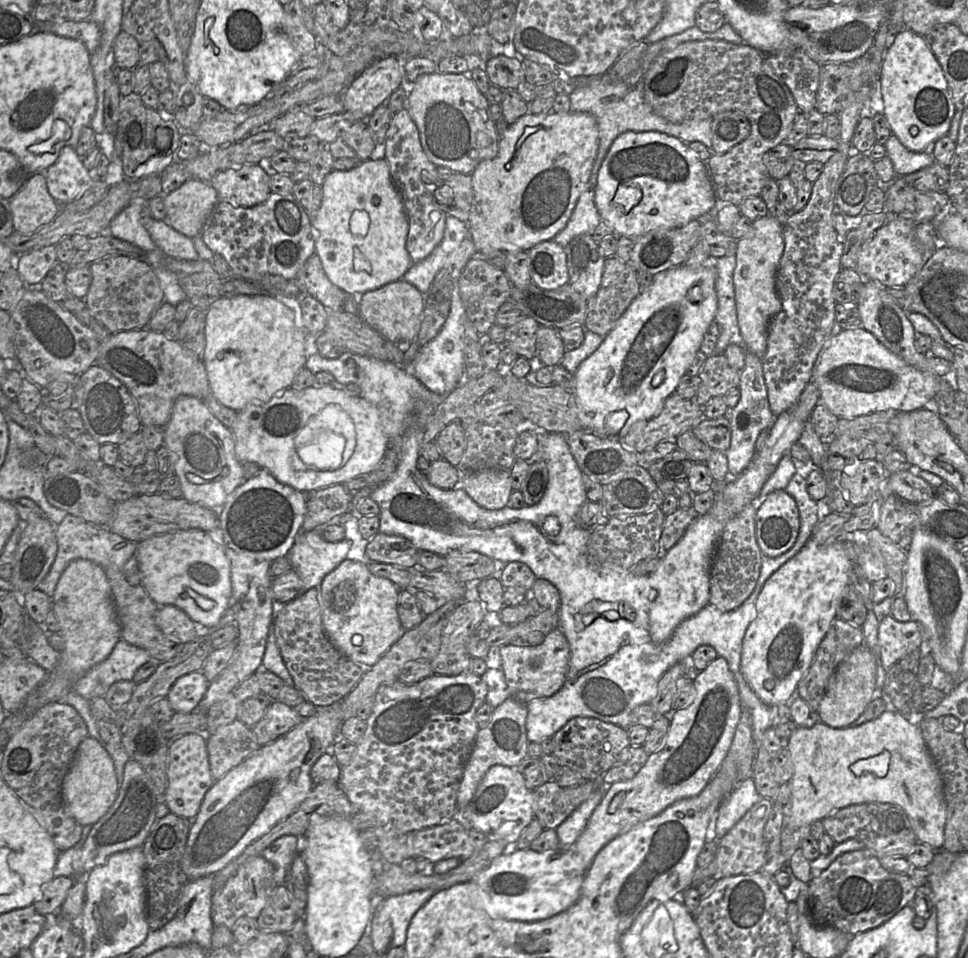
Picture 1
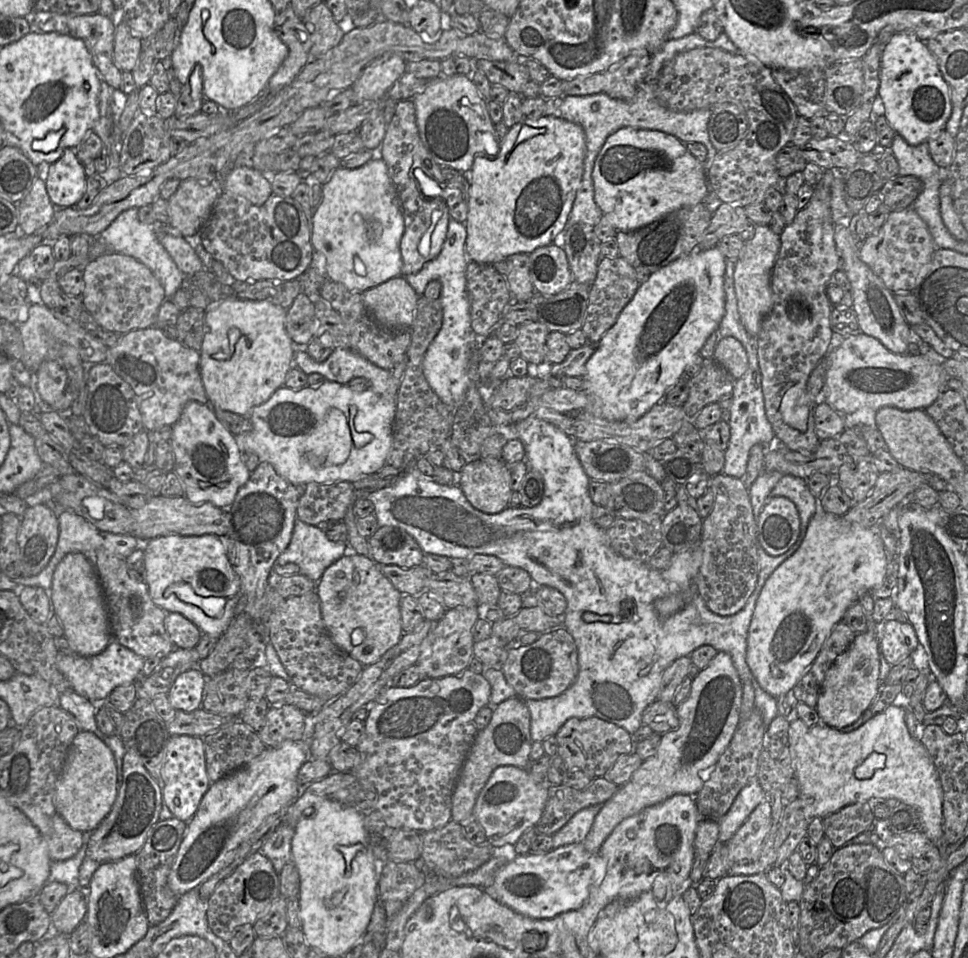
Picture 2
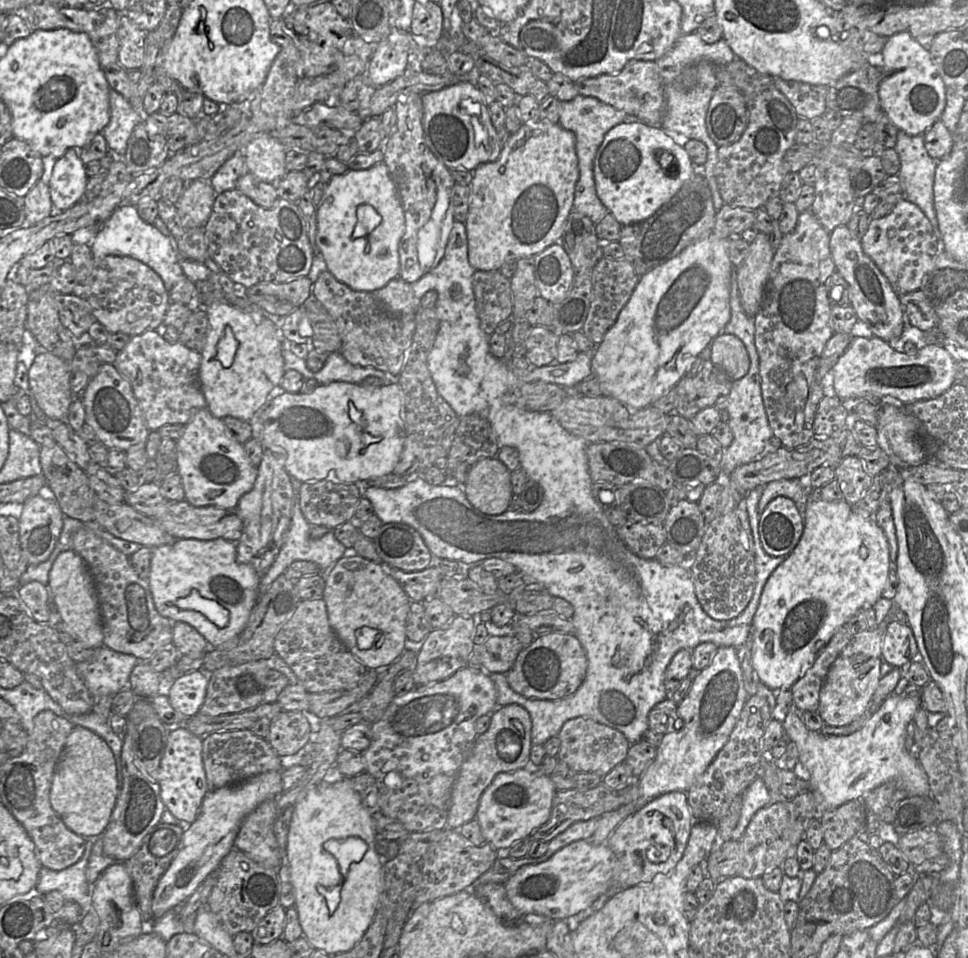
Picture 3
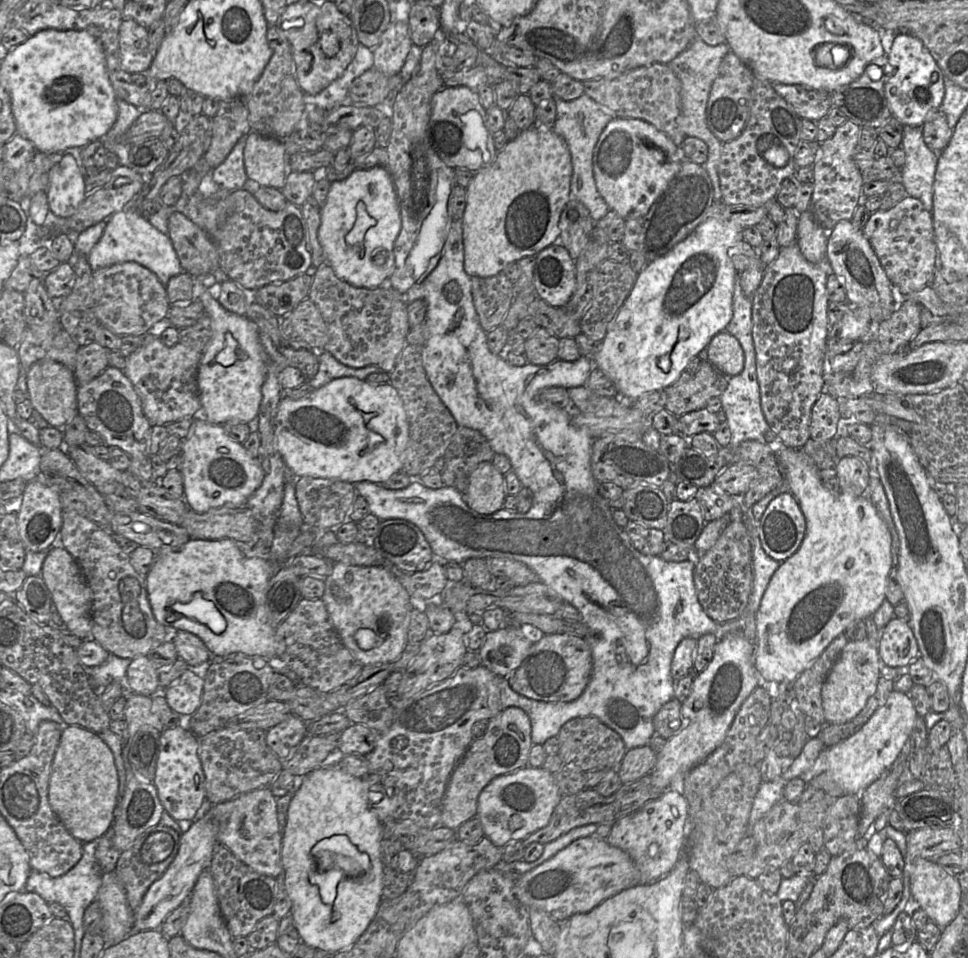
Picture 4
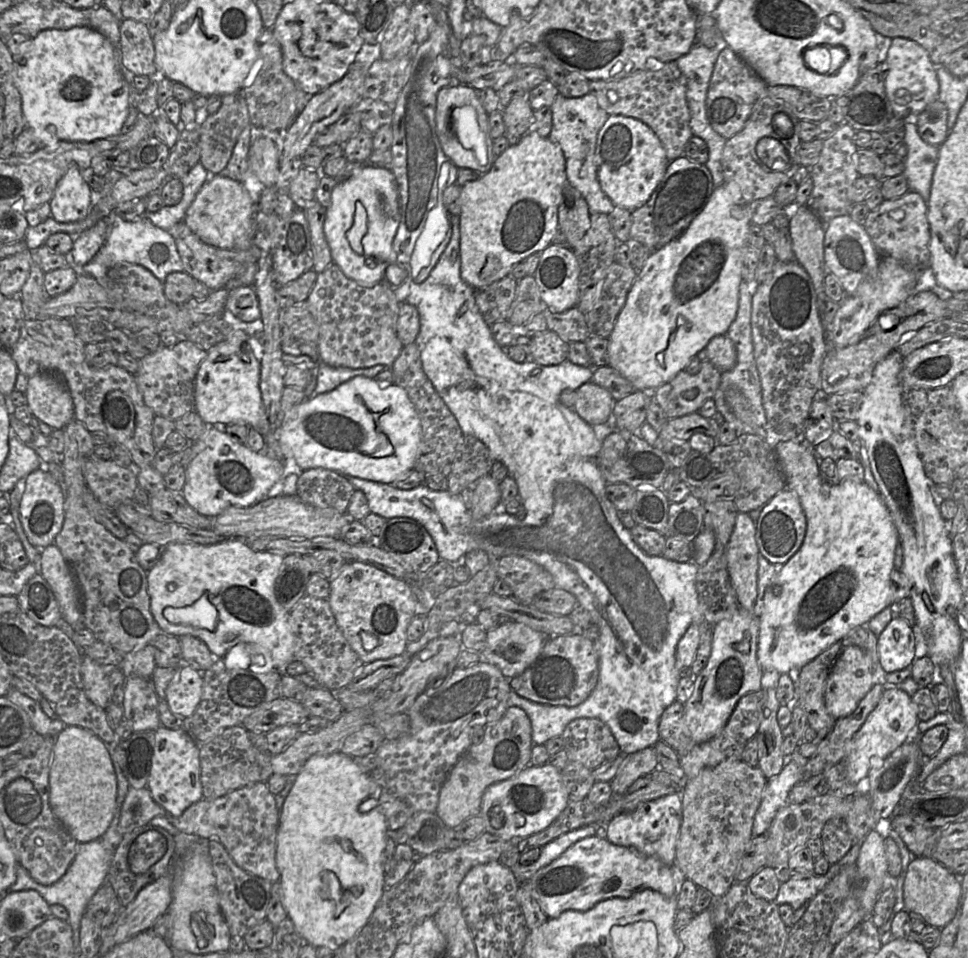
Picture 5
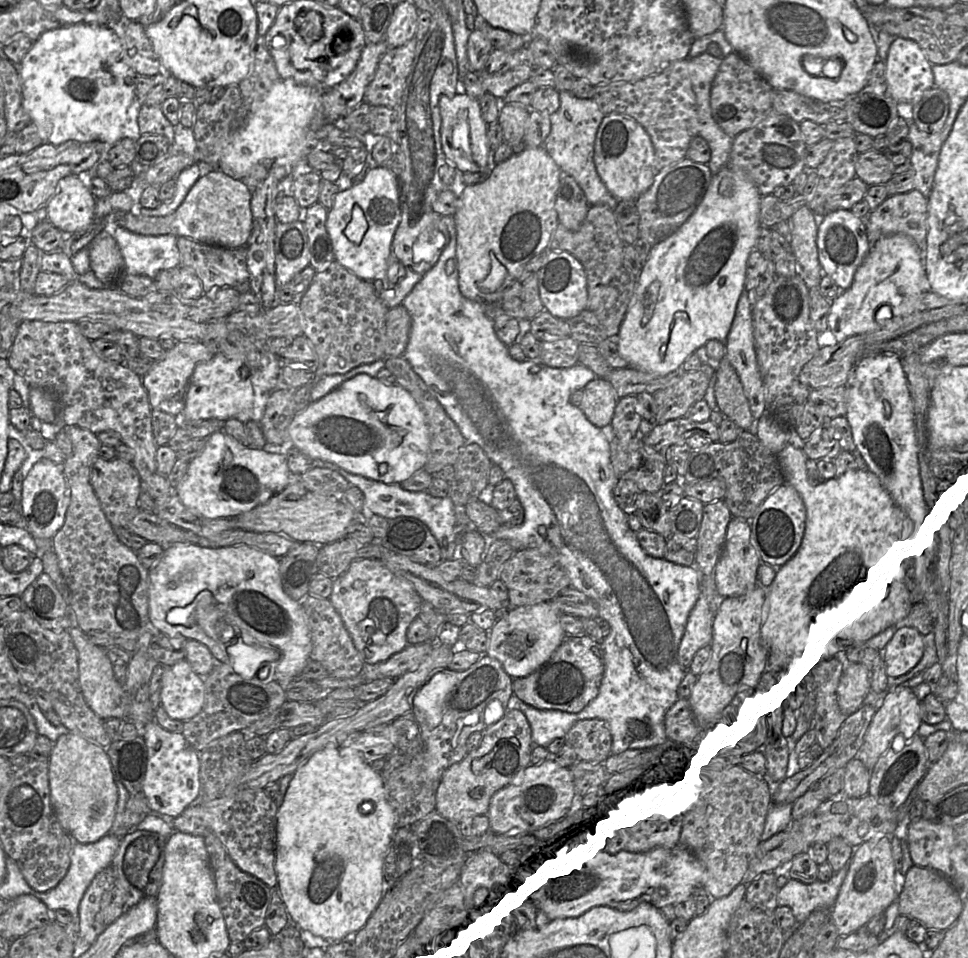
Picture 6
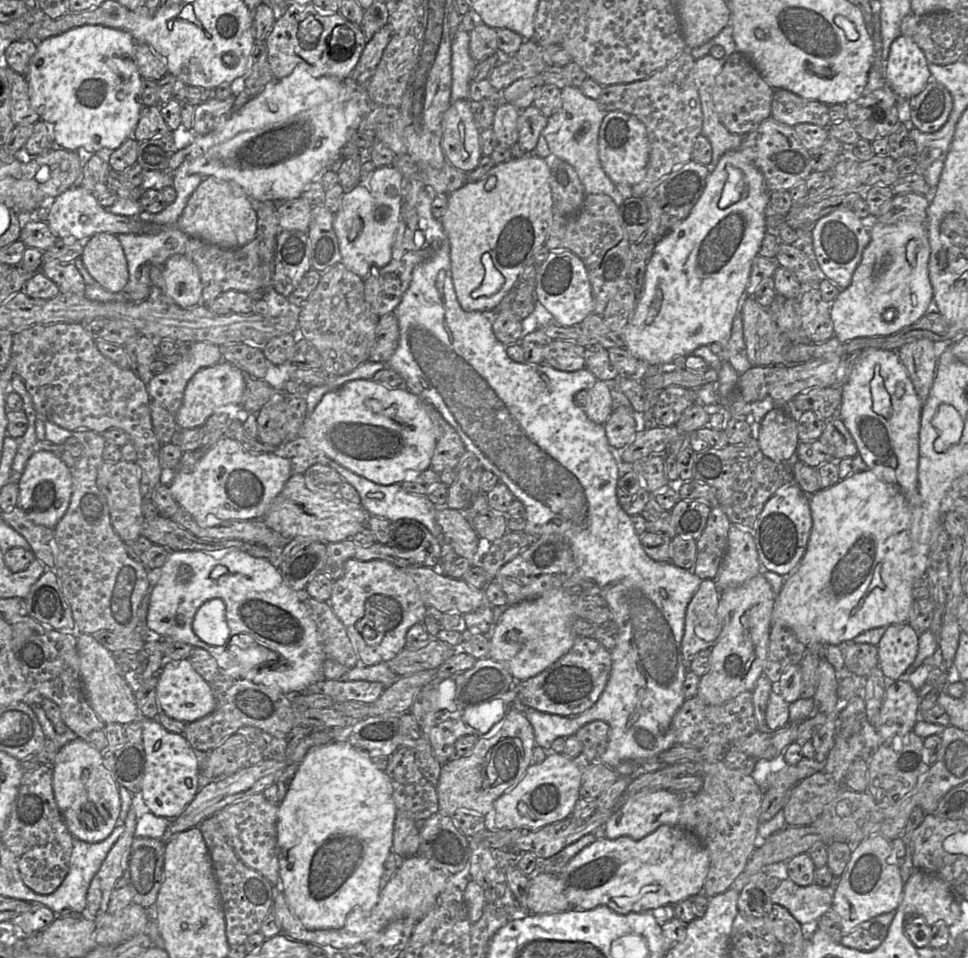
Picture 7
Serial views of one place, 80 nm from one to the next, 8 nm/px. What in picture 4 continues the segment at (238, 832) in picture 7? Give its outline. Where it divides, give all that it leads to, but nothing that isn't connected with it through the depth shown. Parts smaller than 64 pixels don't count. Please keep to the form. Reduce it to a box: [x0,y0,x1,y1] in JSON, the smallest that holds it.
[209,787,282,878]

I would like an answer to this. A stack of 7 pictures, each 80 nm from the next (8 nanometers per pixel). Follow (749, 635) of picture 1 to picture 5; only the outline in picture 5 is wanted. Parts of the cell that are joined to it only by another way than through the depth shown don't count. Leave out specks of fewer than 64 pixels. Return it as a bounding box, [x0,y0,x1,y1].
[757,440,899,674]

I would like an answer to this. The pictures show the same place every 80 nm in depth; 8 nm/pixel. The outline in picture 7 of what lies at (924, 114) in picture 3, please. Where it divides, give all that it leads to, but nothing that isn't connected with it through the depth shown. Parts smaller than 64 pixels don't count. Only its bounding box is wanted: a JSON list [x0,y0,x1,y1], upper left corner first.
[885,35,932,100]

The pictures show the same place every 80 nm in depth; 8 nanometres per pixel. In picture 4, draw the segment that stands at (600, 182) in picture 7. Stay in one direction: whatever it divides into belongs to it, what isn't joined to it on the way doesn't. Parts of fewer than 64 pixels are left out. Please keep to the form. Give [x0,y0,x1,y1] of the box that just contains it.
[552,93,616,222]

